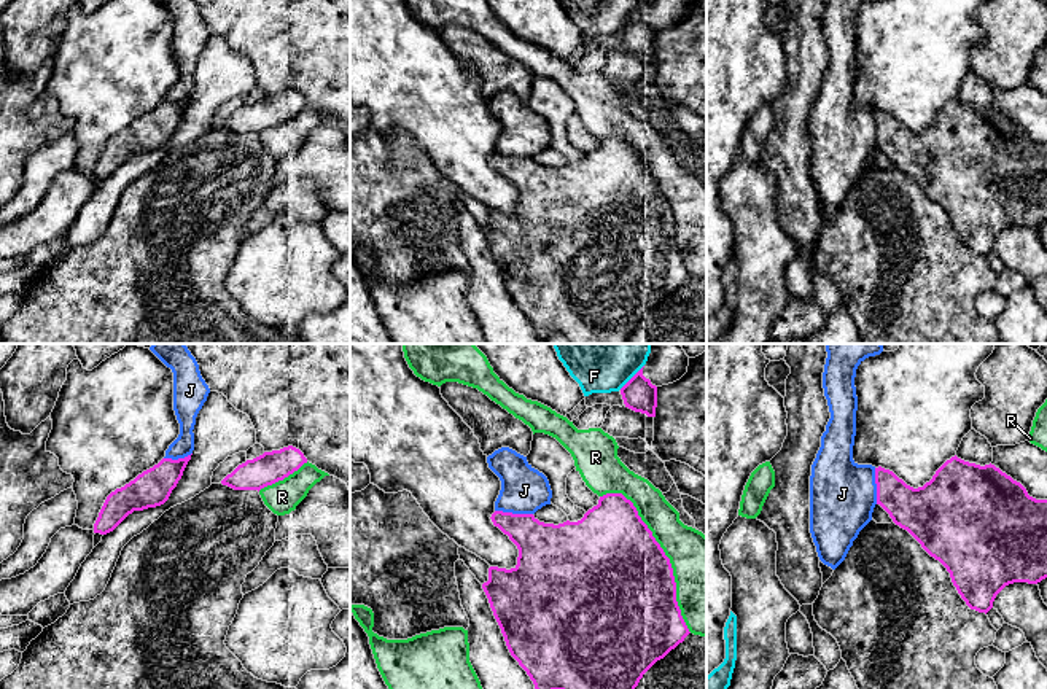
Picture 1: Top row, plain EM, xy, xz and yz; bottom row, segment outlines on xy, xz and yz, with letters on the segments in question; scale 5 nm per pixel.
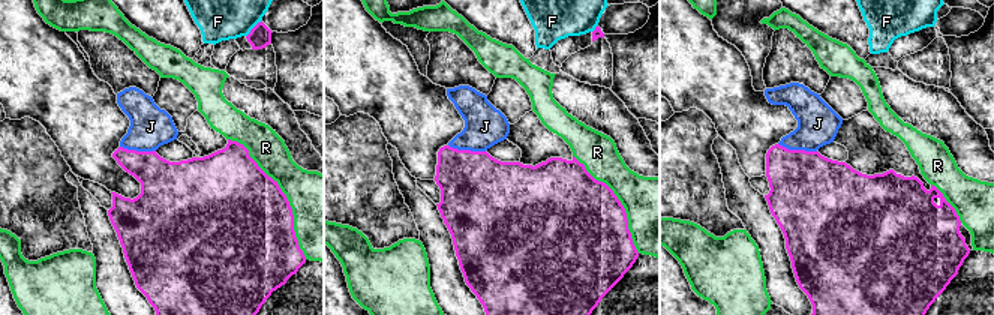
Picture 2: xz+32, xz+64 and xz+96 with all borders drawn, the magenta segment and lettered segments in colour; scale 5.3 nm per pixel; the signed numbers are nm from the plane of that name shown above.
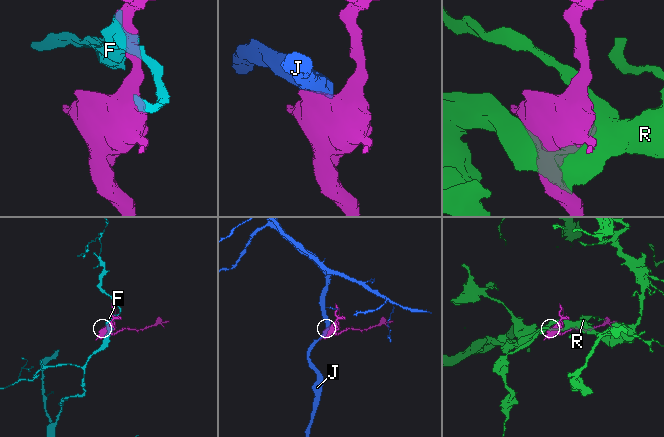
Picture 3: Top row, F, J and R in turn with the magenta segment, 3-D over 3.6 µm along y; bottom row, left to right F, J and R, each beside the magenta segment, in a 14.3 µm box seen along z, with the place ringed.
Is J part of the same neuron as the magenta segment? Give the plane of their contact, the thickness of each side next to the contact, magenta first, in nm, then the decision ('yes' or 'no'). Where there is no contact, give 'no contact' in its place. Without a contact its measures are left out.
xz | 280/240 nm | no

